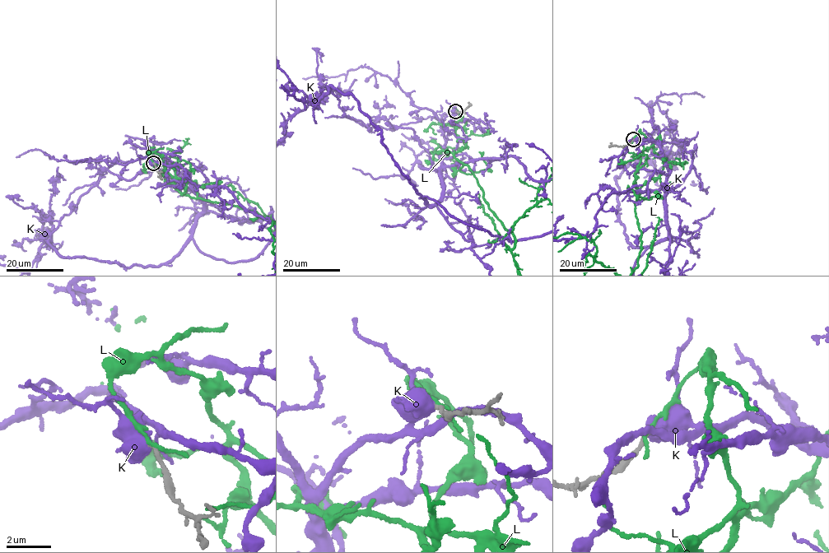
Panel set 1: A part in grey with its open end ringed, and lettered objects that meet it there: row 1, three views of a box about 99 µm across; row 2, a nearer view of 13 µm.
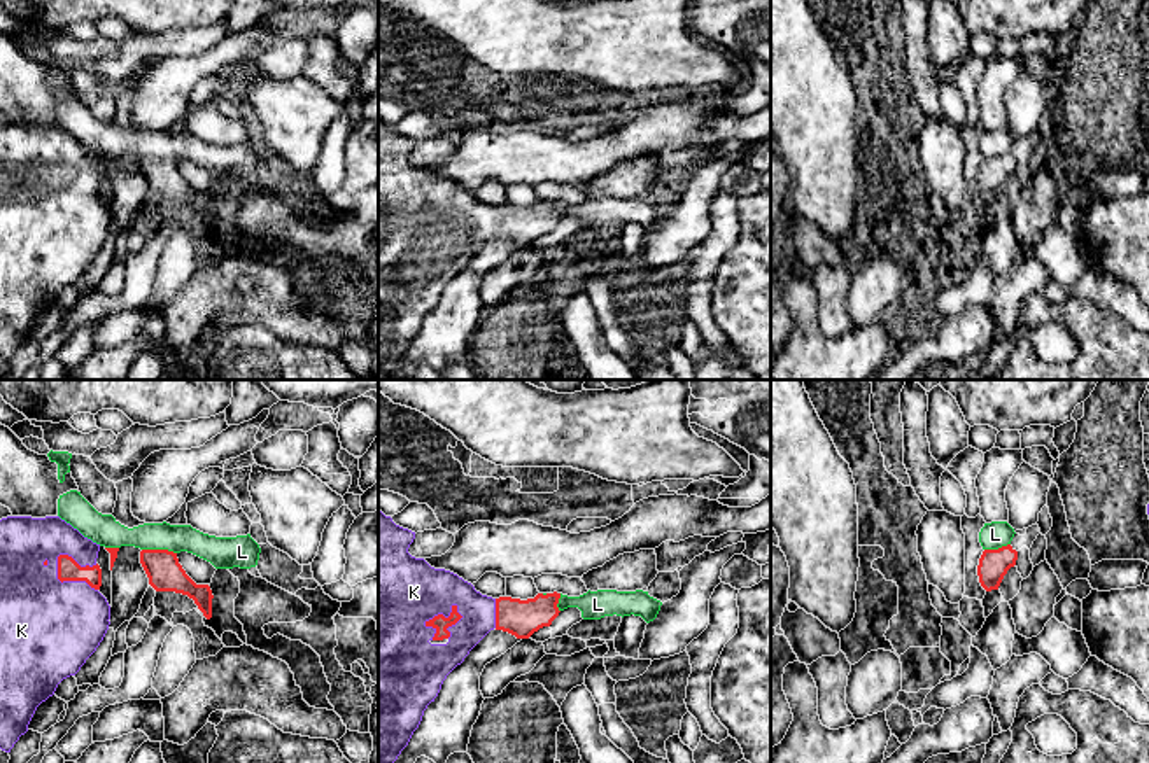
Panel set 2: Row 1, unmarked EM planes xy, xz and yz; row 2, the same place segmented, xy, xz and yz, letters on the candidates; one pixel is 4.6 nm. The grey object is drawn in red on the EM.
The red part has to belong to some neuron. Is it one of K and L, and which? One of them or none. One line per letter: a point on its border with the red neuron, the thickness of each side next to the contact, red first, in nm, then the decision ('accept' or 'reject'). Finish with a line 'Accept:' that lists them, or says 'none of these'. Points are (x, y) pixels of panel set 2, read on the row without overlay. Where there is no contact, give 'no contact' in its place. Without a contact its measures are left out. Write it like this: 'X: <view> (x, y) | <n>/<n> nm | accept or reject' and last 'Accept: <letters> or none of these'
K: xy (67, 188) | 100/440 nm | accept
L: xy (160, 158) | 160/130 nm | reject
Accept: K

